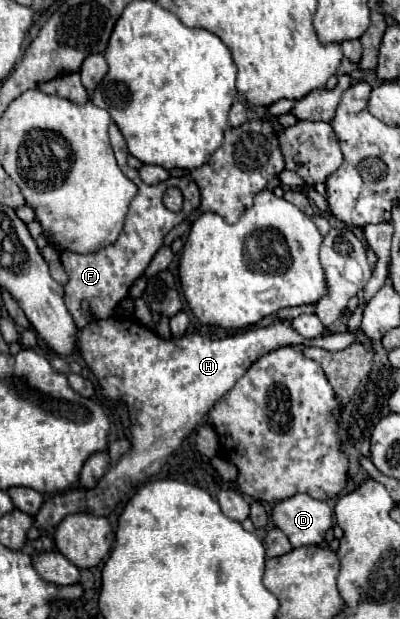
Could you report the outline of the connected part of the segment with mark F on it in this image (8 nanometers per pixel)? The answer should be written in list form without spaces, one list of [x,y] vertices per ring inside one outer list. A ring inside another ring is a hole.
[[[114,122],[110,124],[110,144],[112,144],[112,150],[114,150],[114,156],[116,156],[116,162],[118,162],[120,170],[124,172],[124,176],[128,180],[132,180],[138,186],[138,194],[132,198],[132,202],[128,206],[124,228],[122,228],[120,236],[118,236],[118,240],[114,244],[108,244],[108,246],[104,246],[104,248],[100,248],[100,250],[96,250],[92,254],[76,254],[72,250],[60,250],[62,266],[64,266],[64,270],[66,270],[68,278],[70,278],[68,284],[64,286],[64,290],[66,290],[64,300],[66,300],[68,312],[72,314],[74,324],[78,328],[84,328],[94,318],[100,318],[100,320],[110,318],[114,308],[128,296],[130,286],[146,272],[146,268],[152,262],[154,254],[162,246],[164,236],[176,224],[186,220],[186,216],[192,210],[198,210],[198,206],[200,206],[200,190],[198,190],[196,182],[192,182],[190,178],[168,178],[168,180],[152,184],[152,186],[144,184],[140,180],[138,170],[134,170],[134,168],[130,168],[126,164],[128,148],[126,148],[126,142],[124,142],[124,136],[122,136],[120,128]],[[168,186],[178,186],[182,190],[182,194],[184,194],[184,208],[180,212],[170,212],[162,204],[162,194],[164,194],[164,190]],[[82,300],[86,300],[90,304],[88,310],[82,308]]]

